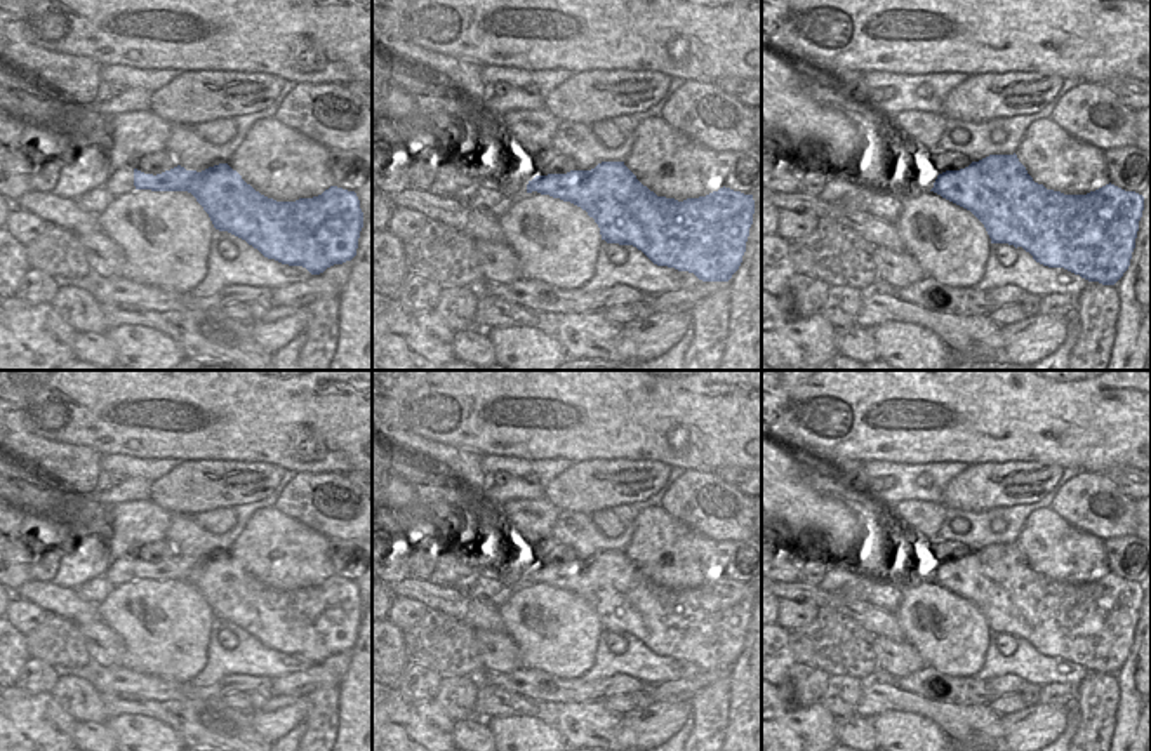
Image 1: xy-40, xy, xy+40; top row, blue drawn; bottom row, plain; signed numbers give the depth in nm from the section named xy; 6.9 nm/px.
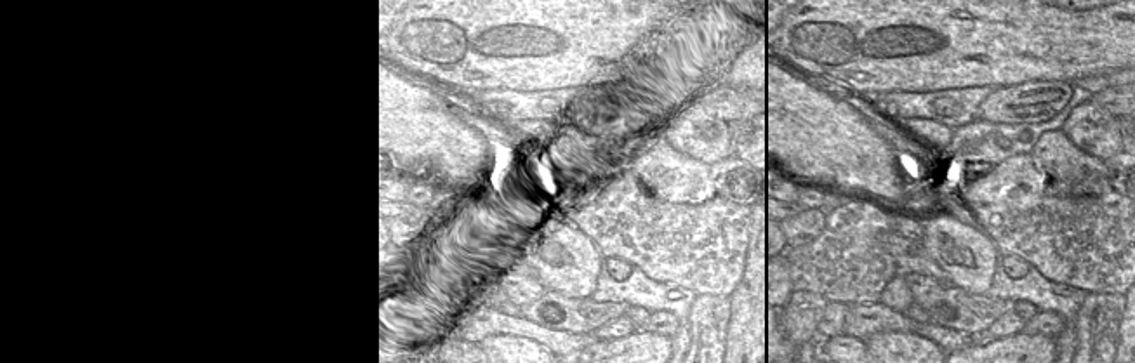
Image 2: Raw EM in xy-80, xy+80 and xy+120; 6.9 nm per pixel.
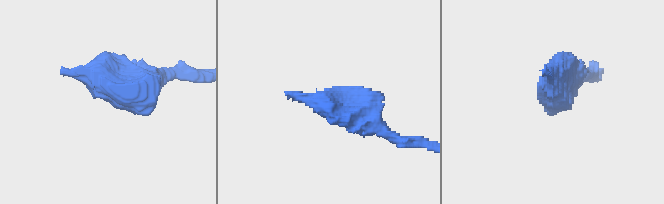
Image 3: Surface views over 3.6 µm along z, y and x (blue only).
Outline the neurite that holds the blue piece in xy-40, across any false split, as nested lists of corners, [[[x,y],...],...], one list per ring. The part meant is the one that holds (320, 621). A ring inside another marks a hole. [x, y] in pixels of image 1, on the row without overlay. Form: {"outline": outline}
{"outline": [[[130,553],[111,562],[104,579],[113,586],[134,579],[151,581],[188,581],[209,603],[219,621],[228,621],[257,638],[264,647],[289,655],[303,655],[311,664],[320,664],[334,654],[343,654],[356,645],[360,621],[363,617],[363,601],[355,581],[330,575],[313,588],[296,591],[276,591],[256,581],[228,553],[209,556],[202,562],[186,560],[177,555],[162,563],[144,563]]]}

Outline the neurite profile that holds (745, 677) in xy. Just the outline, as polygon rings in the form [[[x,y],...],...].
[[[762,589],[739,659],[729,669],[729,716],[722,751],[762,751]]]

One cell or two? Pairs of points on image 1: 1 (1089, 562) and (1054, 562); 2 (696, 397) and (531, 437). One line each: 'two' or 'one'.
1: one
2: one

